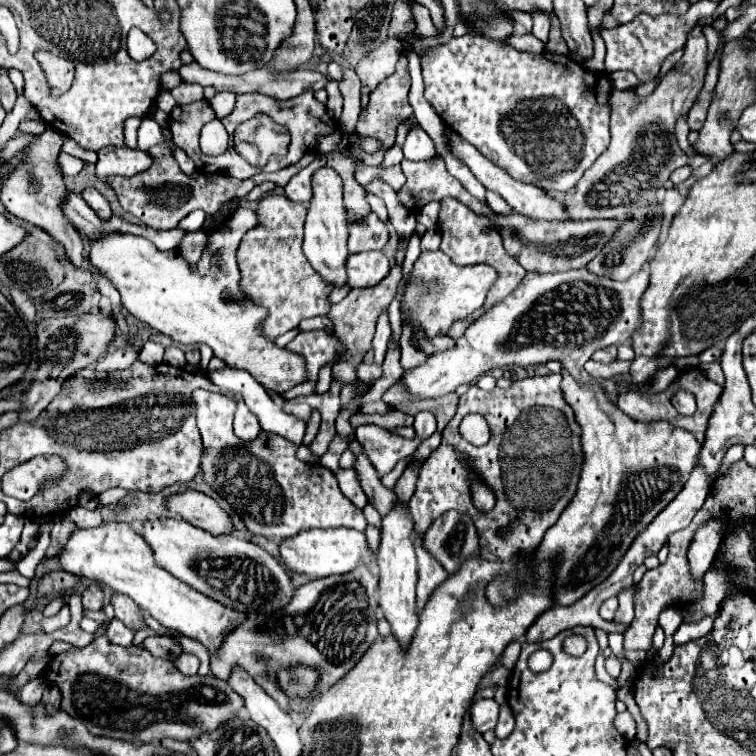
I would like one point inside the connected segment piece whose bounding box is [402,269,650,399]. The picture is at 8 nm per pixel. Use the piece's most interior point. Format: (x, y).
(565, 316)

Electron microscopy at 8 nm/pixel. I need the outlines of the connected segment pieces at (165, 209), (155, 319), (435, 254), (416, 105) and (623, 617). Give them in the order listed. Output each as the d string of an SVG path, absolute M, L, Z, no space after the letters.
M154 147L148 151L152 157L152 167L134 175L134 177L109 177L107 184L114 189L114 193L118 195L118 201L122 205L124 211L128 211L130 215L138 217L140 223L152 227L152 229L172 229L178 225L178 221L182 217L186 217L190 211L194 209L202 209L206 215L216 213L216 205L220 205L220 201L228 201L228 197L232 199L240 199L246 197L254 187L263 182L269 181L284 185L292 175L300 172L307 167L314 159L313 152L307 152L300 160L290 167L280 169L276 173L260 172L250 179L234 179L234 177L226 177L226 175L208 175L204 173L198 179L192 179L188 175L182 173L182 169L178 167L178 163L174 161L172 153L164 153L164 147Z
M238 209L226 231L210 235L206 249L220 249L220 253L224 253L224 265L220 267L210 265L208 251L204 251L200 265L188 269L188 263L184 263L178 249L160 251L144 237L120 231L102 233L88 241L90 263L120 291L122 305L134 317L182 345L206 343L212 347L214 357L222 359L226 365L244 369L264 387L282 393L304 381L304 359L276 347L270 339L260 335L264 309L252 305L244 293L240 293L236 249L242 235L254 225L256 213L250 209Z
M422 251L414 263L410 277L404 283L400 309L408 313L408 321L412 327L410 343L418 349L418 341L414 337L414 329L422 329L424 337L432 339L436 335L446 335L454 321L460 321L472 315L476 309L484 305L486 293L496 283L496 269L492 265L454 265L448 255L438 251Z
M412 49L406 51L408 57L408 71L410 71L410 79L412 79L412 87L410 87L410 105L414 109L414 119L420 123L420 127L432 137L434 143L444 143L442 141L442 133L444 133L444 125L440 121L440 117L436 115L436 111L428 105L428 101L424 99L424 81L422 81L422 73L420 73L420 59L416 57L416 53Z
M634 587L628 589L628 591L624 591L624 593L620 593L620 597L618 597L618 599L620 599L620 607L618 607L616 615L614 615L614 623L624 623L624 625L628 625L628 623L634 619L632 593L634 593Z

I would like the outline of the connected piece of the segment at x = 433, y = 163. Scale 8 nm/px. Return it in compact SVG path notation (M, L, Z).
M436 155L436 157L428 159L428 161L422 161L422 163L412 163L412 161L406 161L406 159L404 159L404 161L402 161L402 171L404 171L404 175L406 175L408 181L406 181L406 185L402 187L402 191L398 193L398 199L400 199L406 207L410 207L412 211L418 211L422 205L426 205L426 203L430 203L430 201L444 199L444 197L454 197L454 199L462 201L464 205L468 205L472 211L476 211L476 213L480 213L480 215L486 215L490 221L494 219L492 209L486 207L484 203L480 203L476 197L472 197L472 195L462 187L462 183L448 173L446 163L444 163L442 157Z

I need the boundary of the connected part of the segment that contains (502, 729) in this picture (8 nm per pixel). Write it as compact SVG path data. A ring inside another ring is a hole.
M508 705L500 707L500 721L498 721L494 731L496 731L498 739L506 739L508 733L514 731L514 715L512 715L512 709Z

